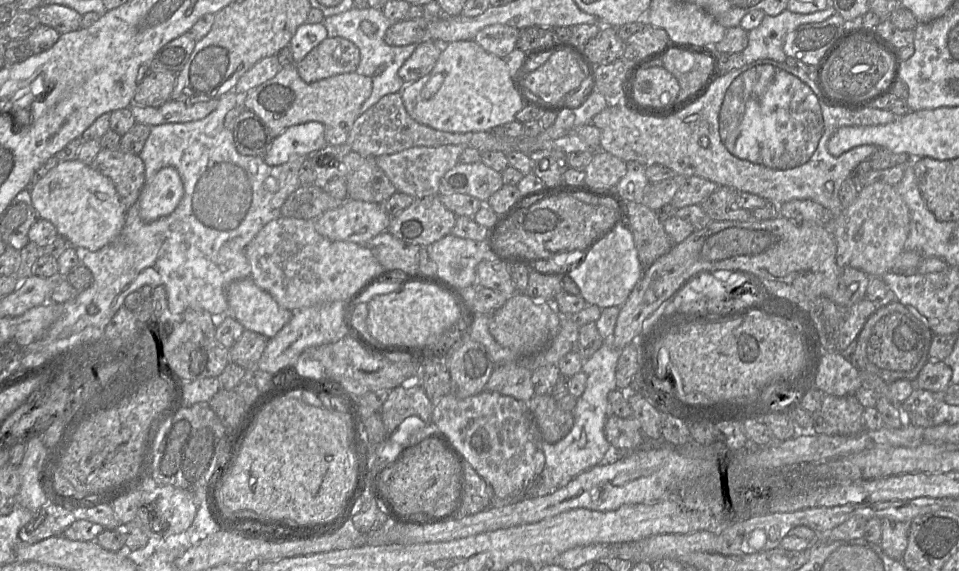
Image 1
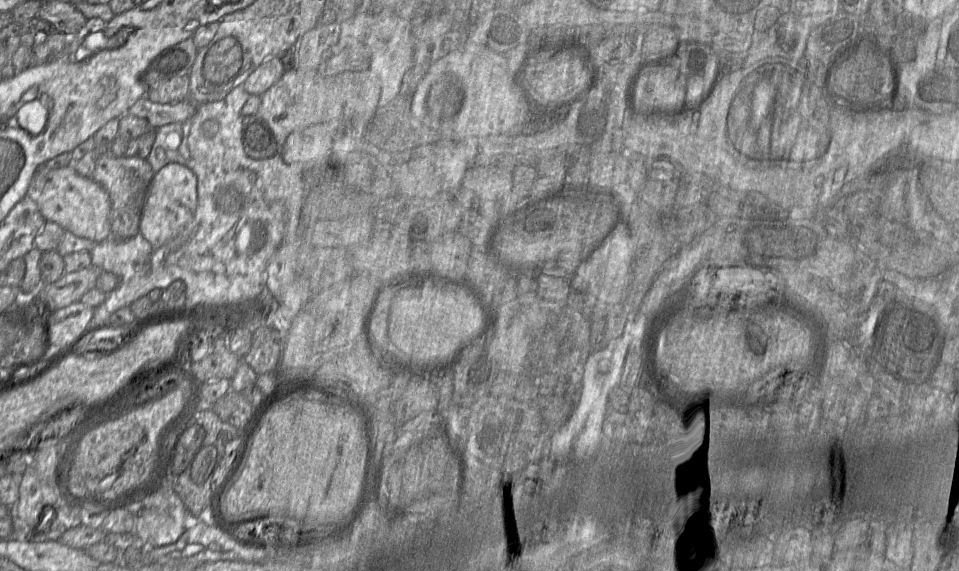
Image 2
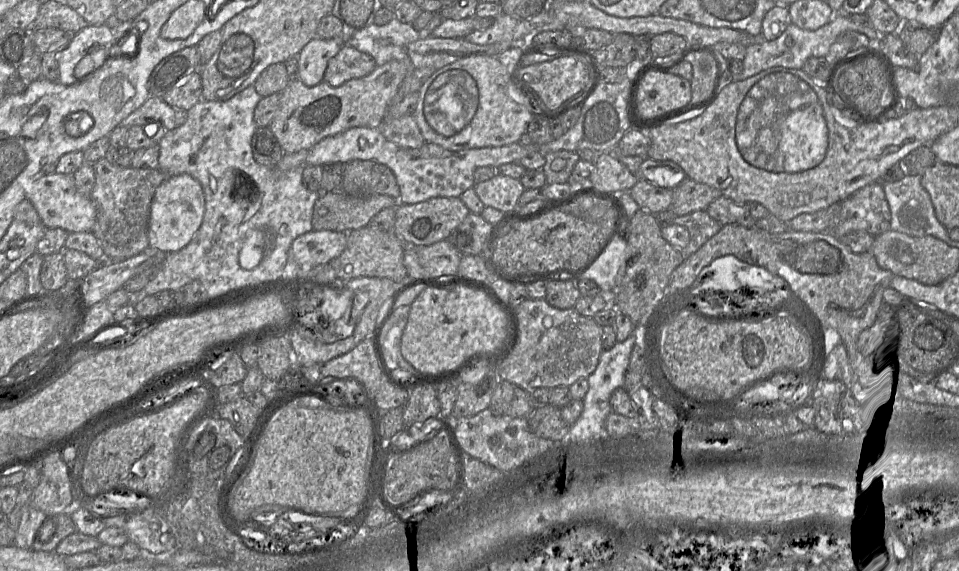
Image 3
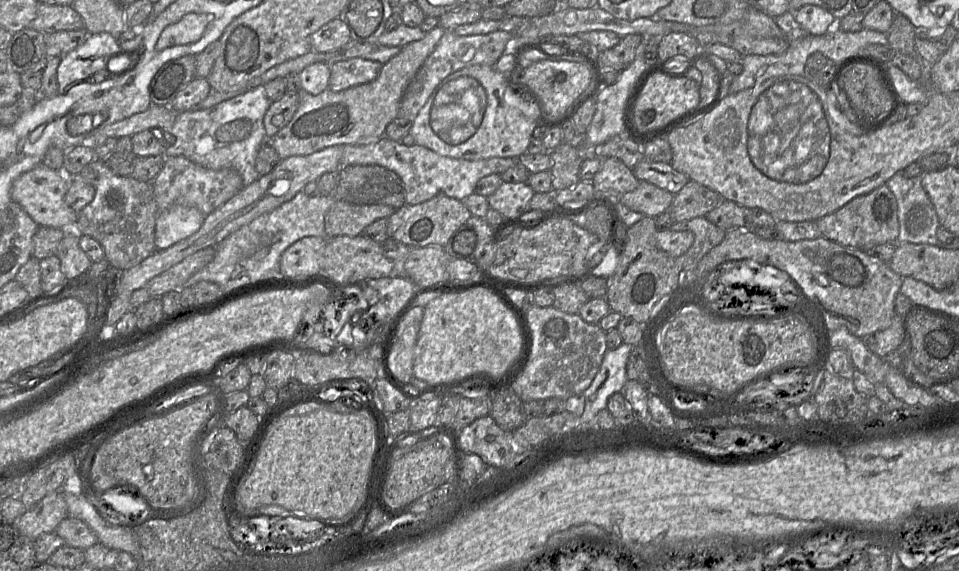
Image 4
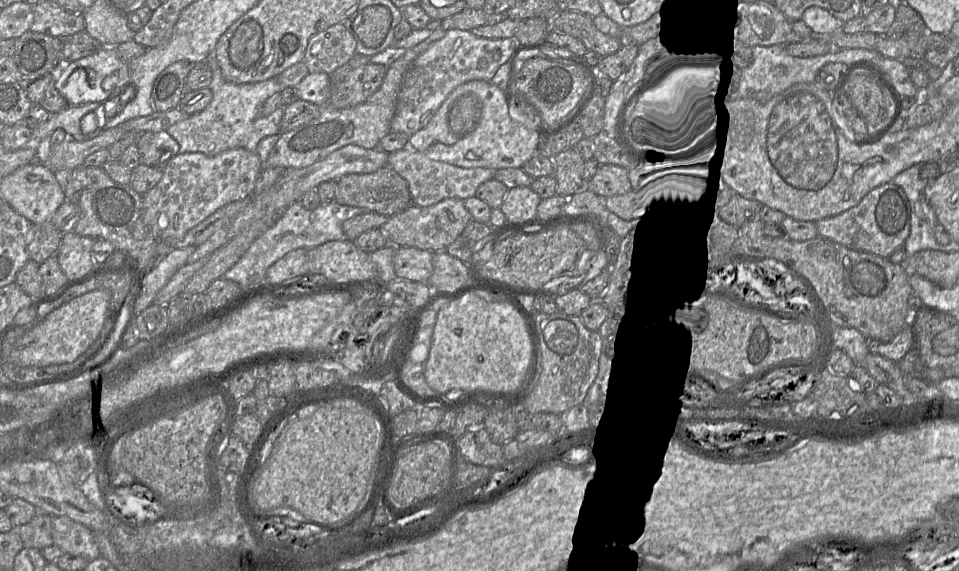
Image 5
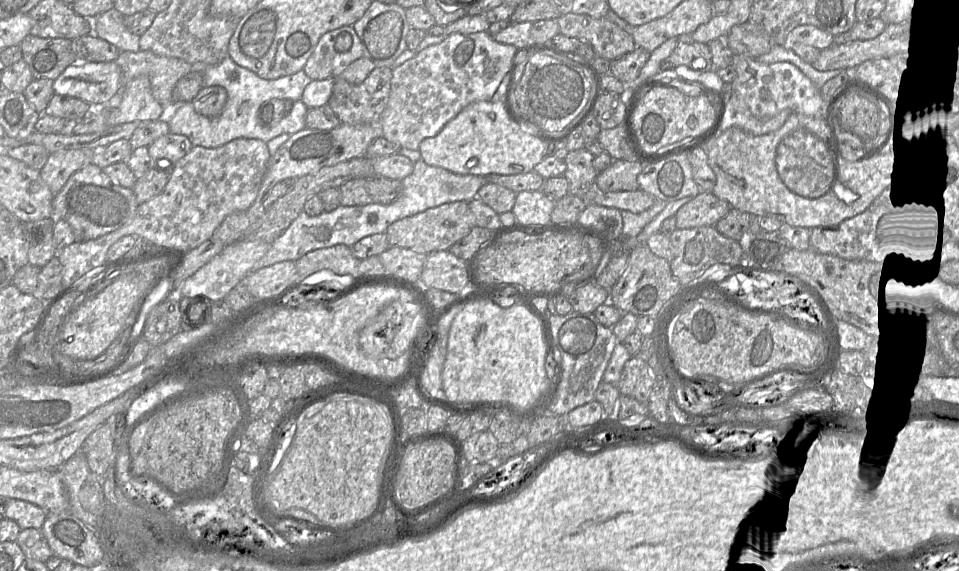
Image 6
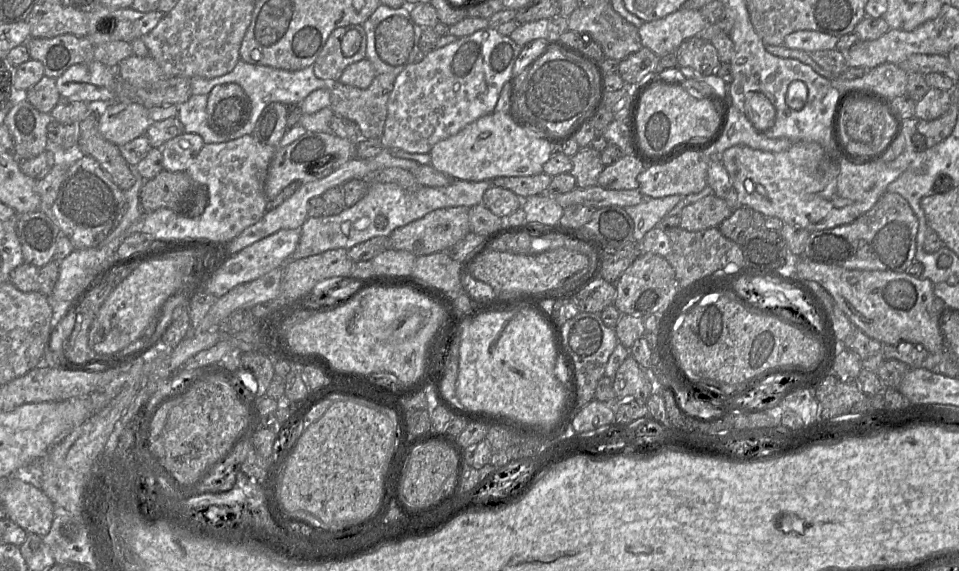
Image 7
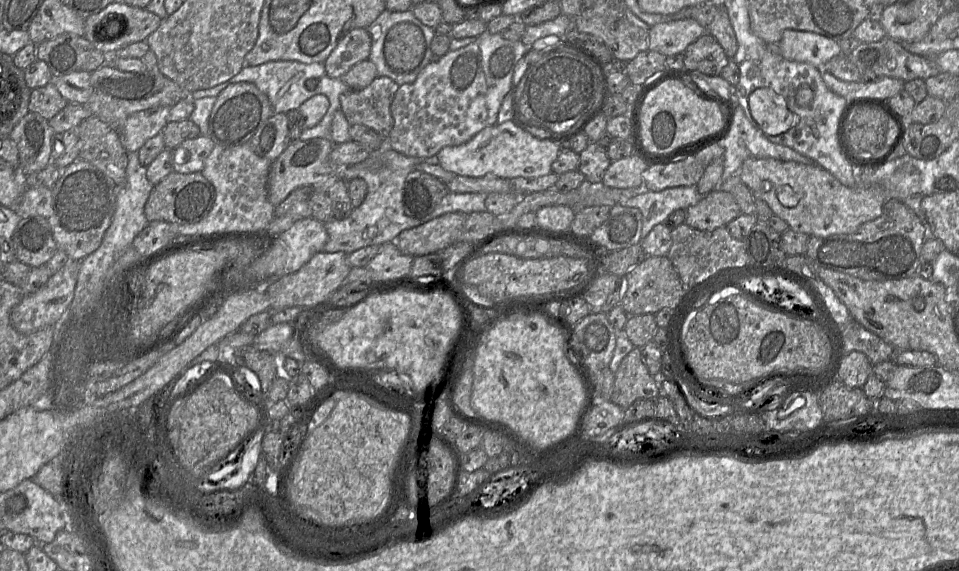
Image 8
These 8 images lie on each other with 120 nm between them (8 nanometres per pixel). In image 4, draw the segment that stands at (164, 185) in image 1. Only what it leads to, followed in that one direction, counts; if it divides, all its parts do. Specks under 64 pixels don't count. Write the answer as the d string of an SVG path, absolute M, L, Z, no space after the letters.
M174 205L159 211L155 226L155 246L165 250L195 234L206 215L195 207Z

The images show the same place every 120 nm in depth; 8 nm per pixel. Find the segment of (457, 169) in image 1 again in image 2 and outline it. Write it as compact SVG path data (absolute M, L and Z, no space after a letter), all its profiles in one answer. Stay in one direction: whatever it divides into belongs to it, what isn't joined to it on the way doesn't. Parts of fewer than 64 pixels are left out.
M488 166L467 169L461 187L473 191L482 202L500 202L510 192L513 185L511 172Z

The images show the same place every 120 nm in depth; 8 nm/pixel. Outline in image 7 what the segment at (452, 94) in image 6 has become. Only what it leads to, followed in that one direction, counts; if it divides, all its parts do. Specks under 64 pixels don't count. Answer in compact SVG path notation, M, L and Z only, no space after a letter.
M488 27L476 31L475 33L466 37L458 37L455 42L438 49L433 49L431 52L427 53L421 61L414 62L406 66L399 74L396 75L394 87L388 100L387 119L382 135L385 148L390 149L391 151L404 150L409 153L429 153L437 142L455 135L467 124L475 121L481 116L494 112L503 86L507 82L509 85L512 79L516 78L513 72L513 67L518 55L521 52L521 49L522 46L519 46L516 42L514 42L510 36L500 34L497 31L497 28Z

